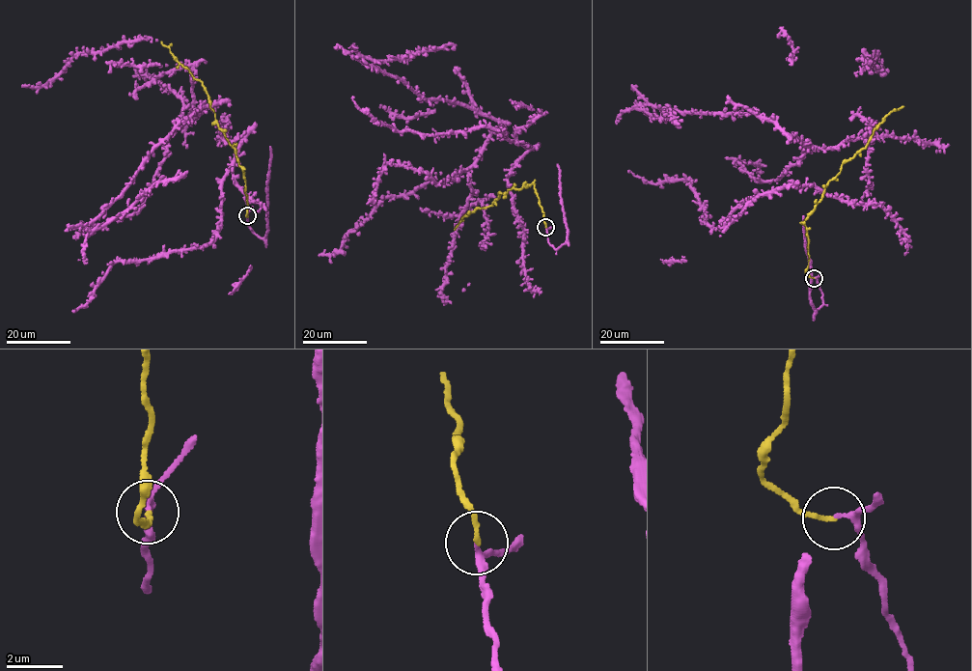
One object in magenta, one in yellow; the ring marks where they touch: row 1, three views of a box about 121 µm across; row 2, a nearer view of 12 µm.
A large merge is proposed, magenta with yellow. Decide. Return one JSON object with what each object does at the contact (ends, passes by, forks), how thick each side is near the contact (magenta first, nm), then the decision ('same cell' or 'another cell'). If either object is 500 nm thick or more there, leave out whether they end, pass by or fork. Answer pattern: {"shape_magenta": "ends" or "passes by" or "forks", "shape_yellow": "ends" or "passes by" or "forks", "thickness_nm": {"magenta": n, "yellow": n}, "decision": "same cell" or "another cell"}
{"shape_magenta": "passes by", "shape_yellow": "ends", "thickness_nm": {"magenta": 180, "yellow": 170}, "decision": "same cell"}

